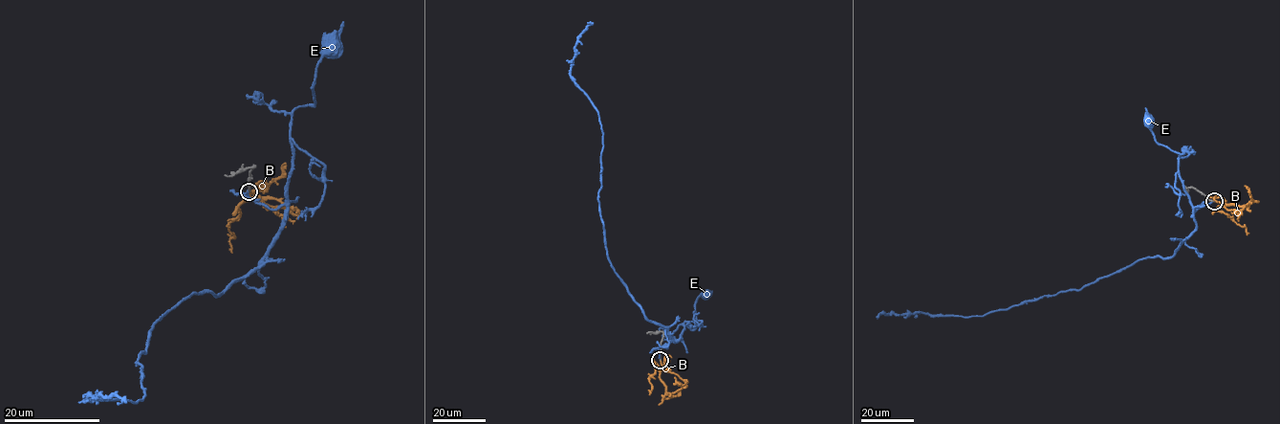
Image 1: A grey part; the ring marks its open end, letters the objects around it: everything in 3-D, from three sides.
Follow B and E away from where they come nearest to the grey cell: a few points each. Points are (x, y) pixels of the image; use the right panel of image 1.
B: (1214, 201), (1224, 205), (1247, 206), (1252, 199), (1245, 186)
E: (1212, 201), (1204, 202), (1194, 211), (1180, 177), (1179, 157), (1183, 153), (1158, 144), (1148, 121)

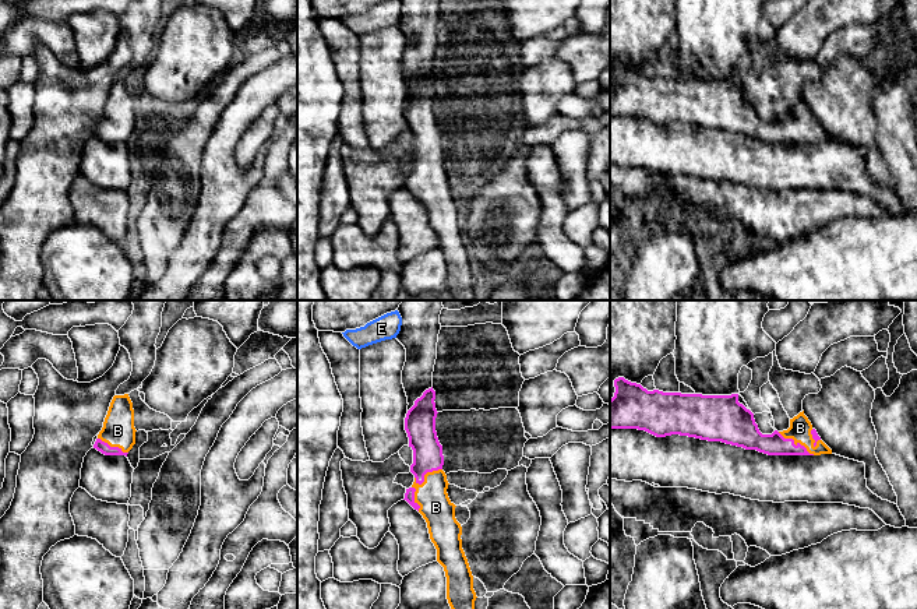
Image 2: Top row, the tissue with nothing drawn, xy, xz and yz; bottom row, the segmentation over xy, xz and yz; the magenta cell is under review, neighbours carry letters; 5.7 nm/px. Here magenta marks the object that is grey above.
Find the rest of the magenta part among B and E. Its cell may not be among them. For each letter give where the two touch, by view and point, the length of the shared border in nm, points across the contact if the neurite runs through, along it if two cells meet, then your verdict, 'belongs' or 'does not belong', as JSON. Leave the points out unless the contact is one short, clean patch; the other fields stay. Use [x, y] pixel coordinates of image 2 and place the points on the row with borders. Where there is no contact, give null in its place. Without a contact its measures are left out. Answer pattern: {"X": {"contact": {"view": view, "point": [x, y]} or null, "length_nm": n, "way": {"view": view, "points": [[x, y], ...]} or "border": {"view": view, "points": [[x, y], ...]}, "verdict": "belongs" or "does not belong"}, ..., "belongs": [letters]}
{"B": {"contact": {"view": "yz", "point": [797, 443]}, "length_nm": 260, "way": {"view": "yz", "points": [[772, 444], [797, 443], [800, 428]]}, "verdict": "belongs"}, "E": {"contact": null, "verdict": "does not belong"}, "belongs": ["B"]}

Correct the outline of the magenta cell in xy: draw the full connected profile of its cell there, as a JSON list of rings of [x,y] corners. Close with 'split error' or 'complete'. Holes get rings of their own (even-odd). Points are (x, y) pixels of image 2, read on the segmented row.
[[[128,394],[114,395],[94,448],[105,455],[126,455],[135,444],[134,409]]] | split error

